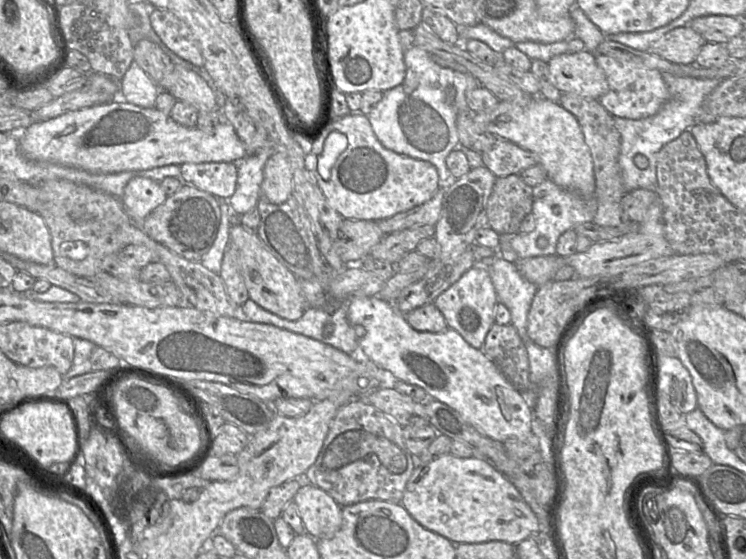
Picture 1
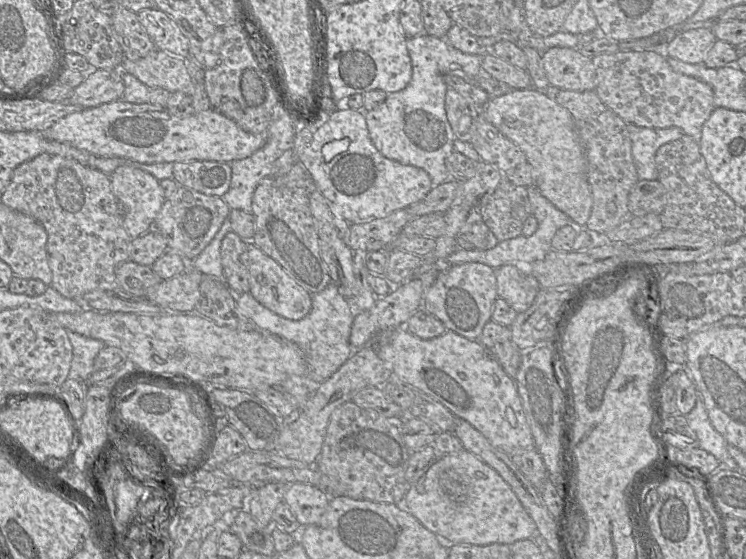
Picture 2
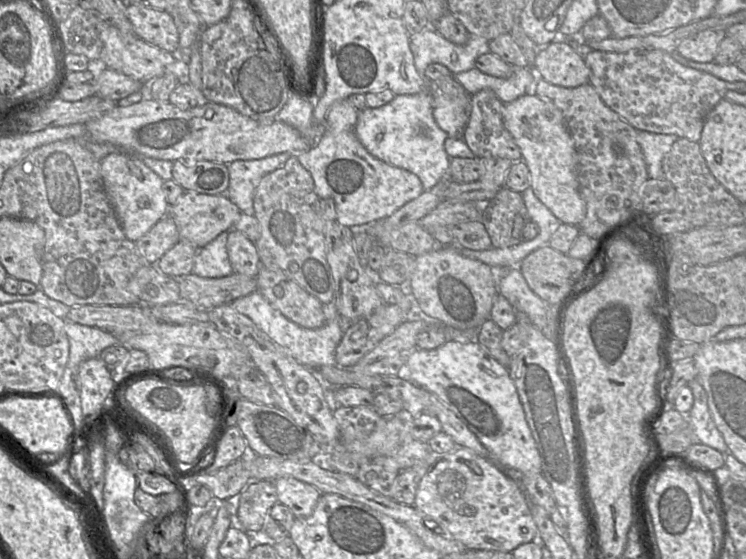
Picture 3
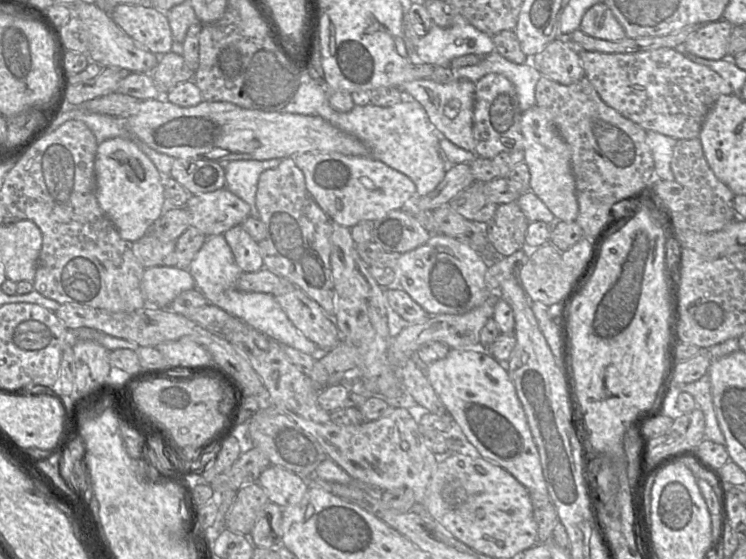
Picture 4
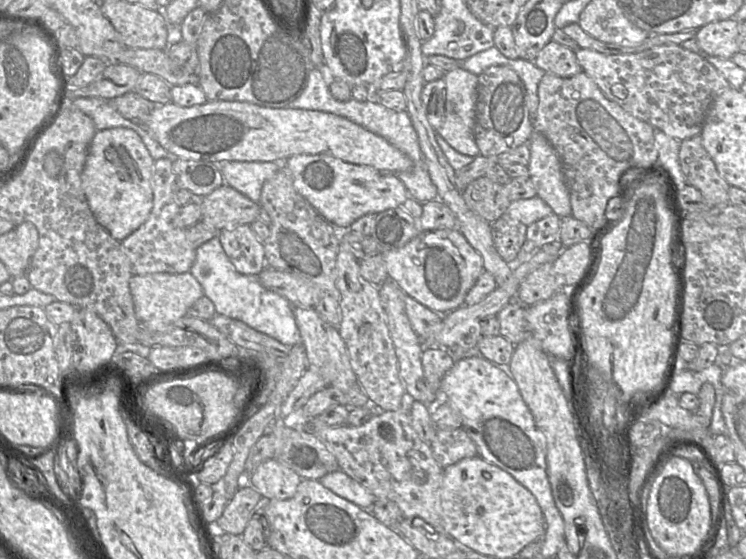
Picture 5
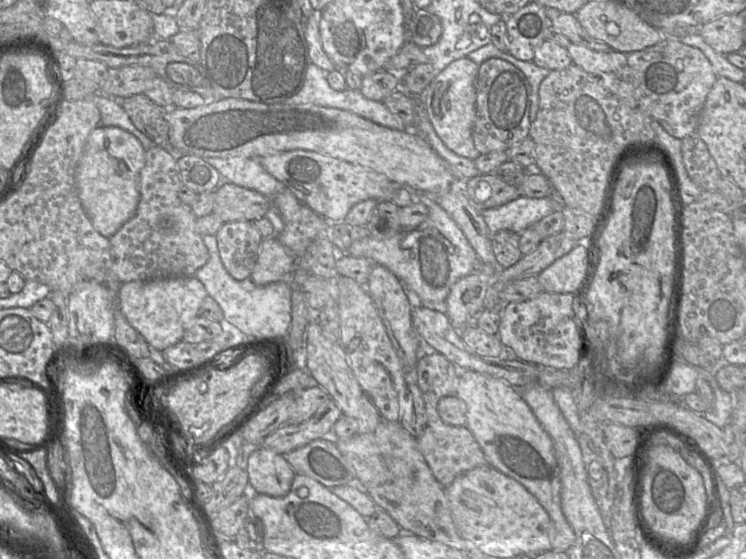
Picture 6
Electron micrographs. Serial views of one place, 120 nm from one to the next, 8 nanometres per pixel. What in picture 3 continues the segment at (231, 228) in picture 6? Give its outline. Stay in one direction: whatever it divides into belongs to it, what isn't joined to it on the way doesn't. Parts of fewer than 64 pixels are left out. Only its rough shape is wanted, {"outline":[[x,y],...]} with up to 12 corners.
{"outline":[[239,230],[226,247],[234,273],[257,276],[261,261],[255,242]]}

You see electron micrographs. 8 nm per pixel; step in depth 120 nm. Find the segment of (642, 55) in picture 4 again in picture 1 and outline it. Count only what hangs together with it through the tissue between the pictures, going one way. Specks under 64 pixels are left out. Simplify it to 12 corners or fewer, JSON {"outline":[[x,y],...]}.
{"outline":[[595,59],[607,80],[599,101],[613,117],[655,115],[669,92],[659,70]]}

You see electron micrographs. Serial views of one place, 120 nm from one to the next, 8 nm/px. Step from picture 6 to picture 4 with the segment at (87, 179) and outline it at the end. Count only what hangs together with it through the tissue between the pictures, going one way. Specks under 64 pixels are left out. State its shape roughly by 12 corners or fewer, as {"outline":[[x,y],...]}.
{"outline":[[132,141],[98,144],[96,198],[136,242],[166,209],[164,176]]}

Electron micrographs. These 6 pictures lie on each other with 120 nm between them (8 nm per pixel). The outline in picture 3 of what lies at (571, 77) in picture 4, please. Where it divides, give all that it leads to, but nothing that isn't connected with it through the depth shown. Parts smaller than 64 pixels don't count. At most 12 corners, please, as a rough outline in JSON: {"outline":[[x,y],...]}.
{"outline":[[558,38],[538,49],[538,78],[575,88],[589,83],[584,59]]}

